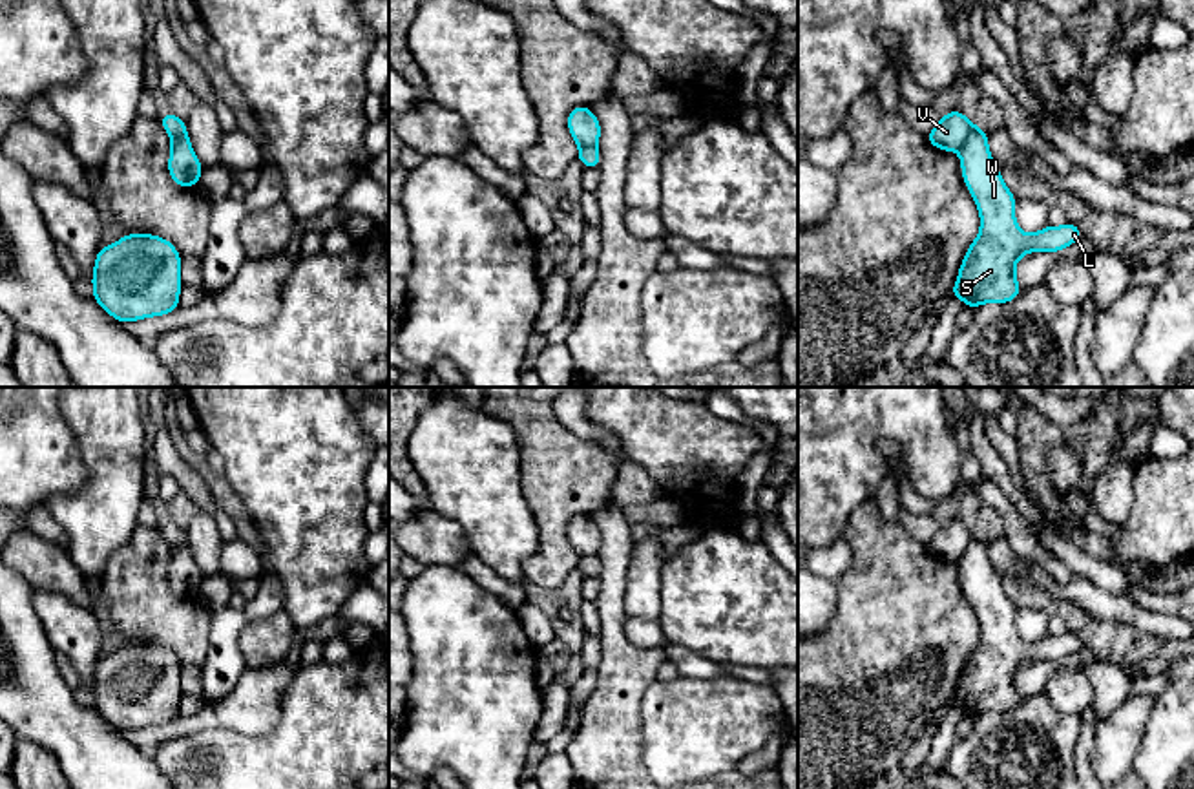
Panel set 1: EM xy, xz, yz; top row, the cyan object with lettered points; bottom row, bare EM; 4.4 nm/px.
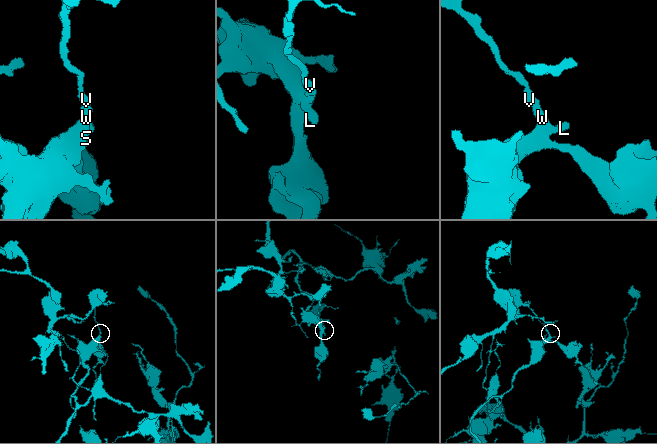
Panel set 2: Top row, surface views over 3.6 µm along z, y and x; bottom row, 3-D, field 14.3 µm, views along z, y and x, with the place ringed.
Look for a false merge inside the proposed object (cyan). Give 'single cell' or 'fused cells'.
fused cells

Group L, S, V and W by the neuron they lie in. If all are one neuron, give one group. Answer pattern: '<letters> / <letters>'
L S W / V

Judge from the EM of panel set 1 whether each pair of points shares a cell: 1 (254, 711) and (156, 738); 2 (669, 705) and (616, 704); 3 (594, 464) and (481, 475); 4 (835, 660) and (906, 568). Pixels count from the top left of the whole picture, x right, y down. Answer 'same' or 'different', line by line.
1: same
2: different
3: different
4: same

